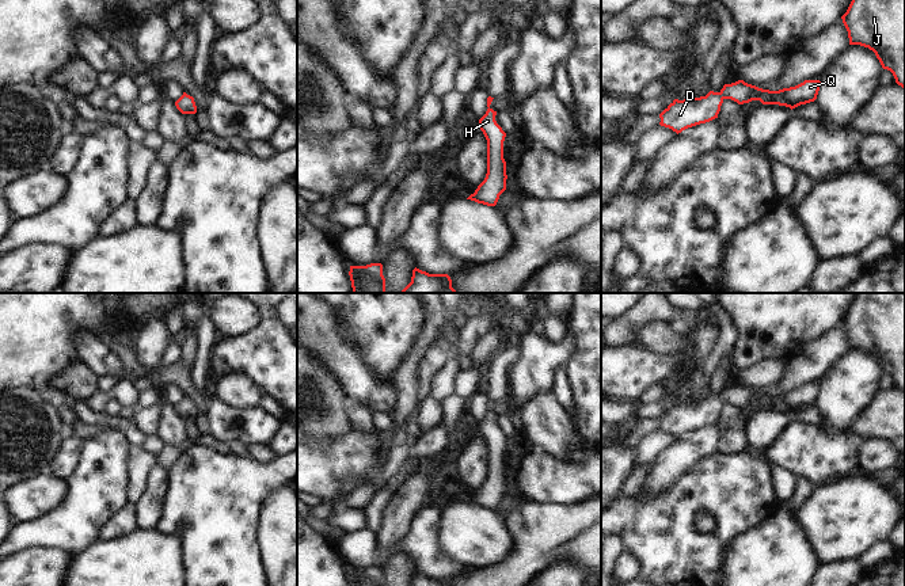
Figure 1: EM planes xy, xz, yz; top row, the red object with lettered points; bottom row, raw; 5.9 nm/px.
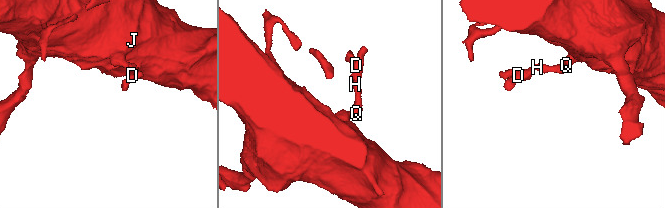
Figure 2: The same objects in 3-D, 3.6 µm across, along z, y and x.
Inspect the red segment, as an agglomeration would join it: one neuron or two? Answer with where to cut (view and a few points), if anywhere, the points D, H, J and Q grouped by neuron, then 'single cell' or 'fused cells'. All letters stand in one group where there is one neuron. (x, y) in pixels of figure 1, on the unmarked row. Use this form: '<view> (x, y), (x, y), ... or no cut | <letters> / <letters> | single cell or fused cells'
no cut | D H J Q | single cell

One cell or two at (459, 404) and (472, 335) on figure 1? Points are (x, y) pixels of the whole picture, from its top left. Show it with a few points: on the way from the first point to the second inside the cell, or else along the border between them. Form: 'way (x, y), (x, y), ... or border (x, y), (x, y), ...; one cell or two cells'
border (452, 392), (440, 400); two cells

